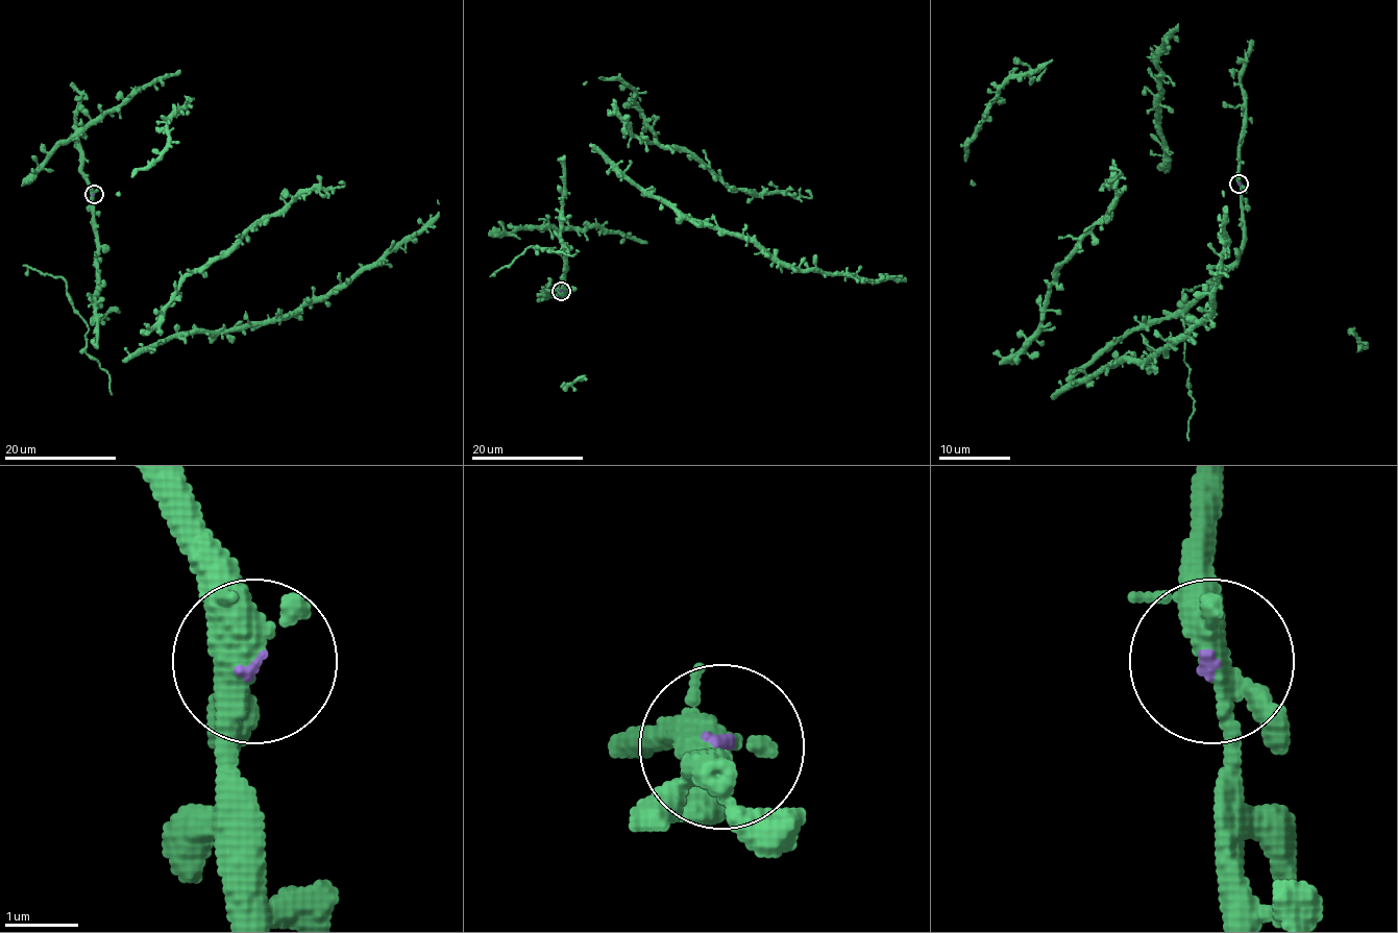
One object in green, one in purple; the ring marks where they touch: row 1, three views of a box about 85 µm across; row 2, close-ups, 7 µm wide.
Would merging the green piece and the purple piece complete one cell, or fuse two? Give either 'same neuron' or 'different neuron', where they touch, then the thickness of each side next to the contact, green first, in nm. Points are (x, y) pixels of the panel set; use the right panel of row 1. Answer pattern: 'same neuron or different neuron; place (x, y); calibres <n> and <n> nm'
same neuron; place (1239, 183); calibres 360 and 70 nm

